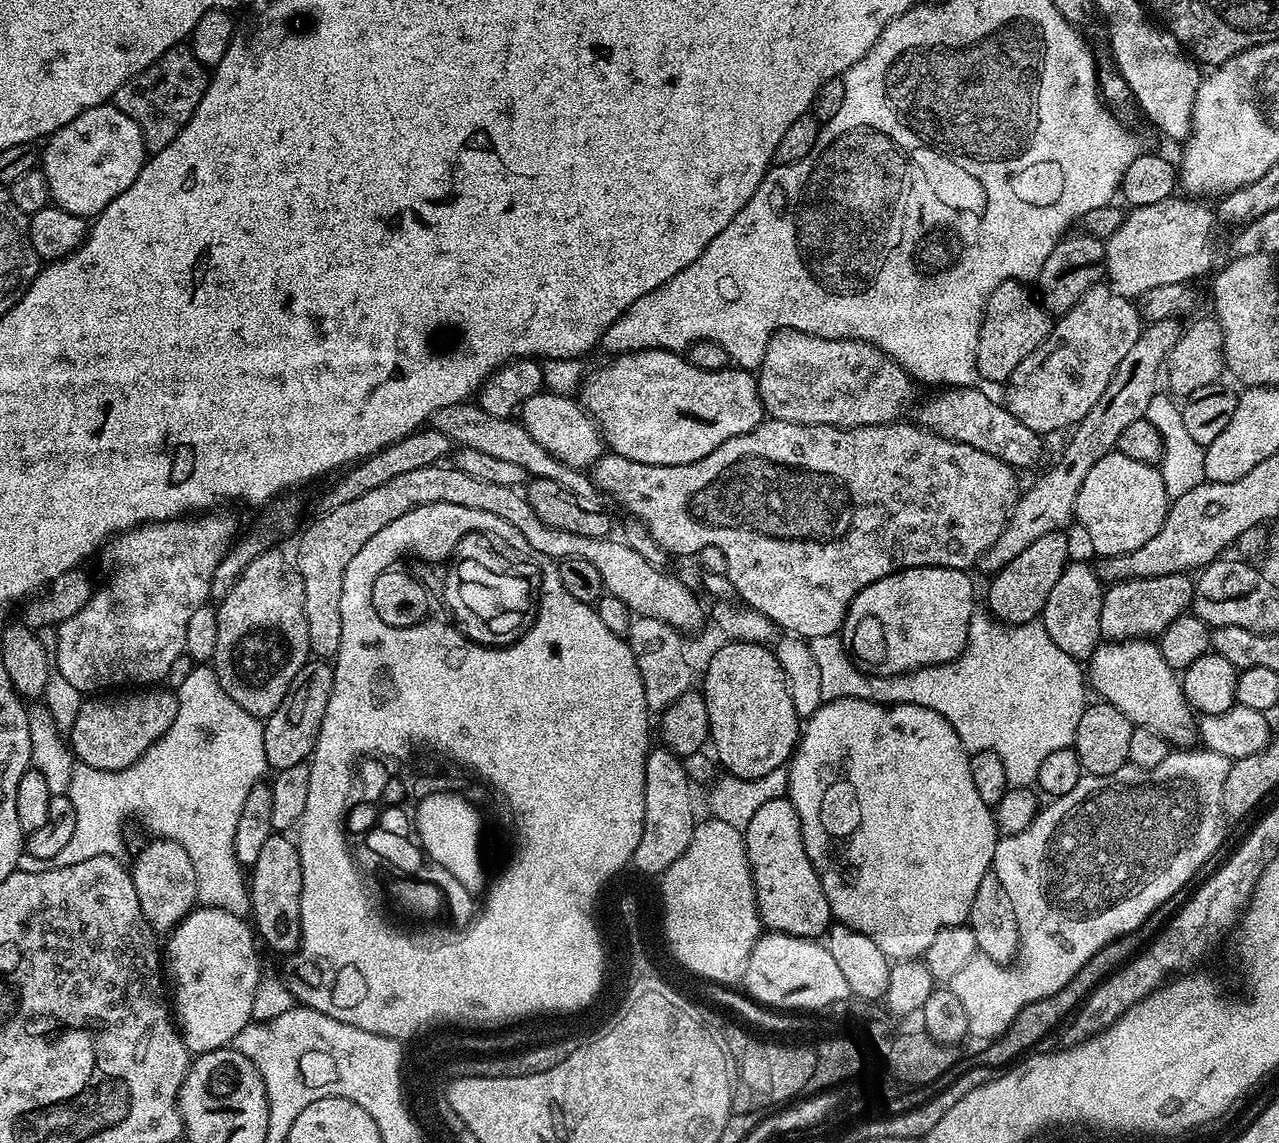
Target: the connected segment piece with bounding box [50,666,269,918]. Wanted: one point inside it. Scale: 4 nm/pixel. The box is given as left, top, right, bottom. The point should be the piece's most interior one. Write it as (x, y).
(190, 787)

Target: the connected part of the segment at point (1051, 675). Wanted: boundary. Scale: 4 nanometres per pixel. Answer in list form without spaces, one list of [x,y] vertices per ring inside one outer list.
[[[984,610],[972,615],[968,645],[951,664],[935,664],[929,668],[919,668],[917,672],[903,672],[897,676],[877,676],[857,664],[850,655],[845,641],[839,635],[813,636],[810,643],[814,662],[818,666],[825,702],[840,698],[869,700],[875,704],[913,704],[926,710],[934,710],[954,726],[958,738],[969,752],[993,752],[1002,758],[1002,766],[1012,774],[1016,772],[1016,760],[1038,762],[1051,754],[1054,741],[1052,732],[1060,728],[1056,720],[1064,716],[1067,704],[1076,704],[1086,692],[1086,672],[1081,661],[1075,660],[1066,650],[1061,650],[1046,634],[1043,623],[1001,624],[995,616]]]

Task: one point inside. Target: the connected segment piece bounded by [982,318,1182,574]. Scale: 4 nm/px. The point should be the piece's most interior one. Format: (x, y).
(1050, 504)

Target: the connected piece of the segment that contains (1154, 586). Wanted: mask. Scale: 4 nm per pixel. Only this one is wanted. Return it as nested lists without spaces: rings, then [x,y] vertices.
[[[1182,572],[1158,578],[1119,580],[1117,584],[1107,585],[1102,598],[1101,637],[1108,642],[1159,638],[1174,618],[1185,615],[1191,609],[1193,587],[1193,577]]]

